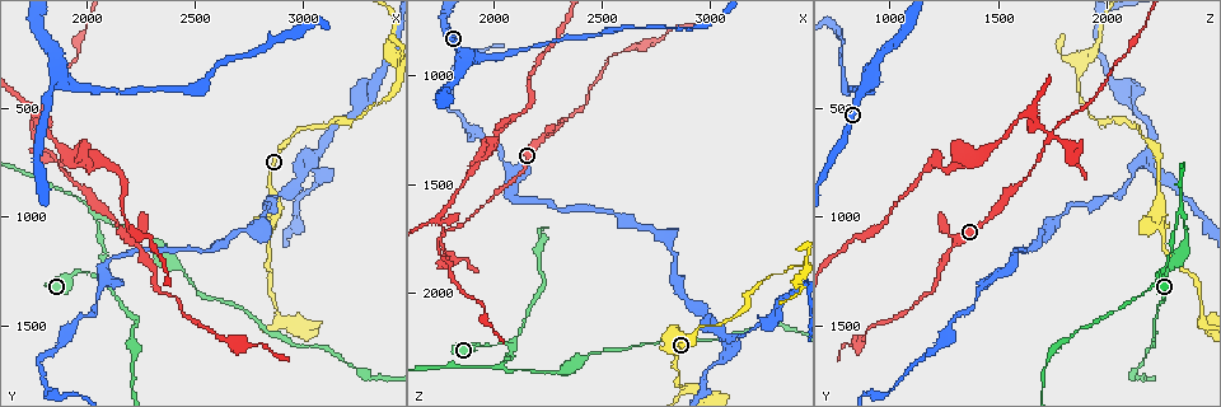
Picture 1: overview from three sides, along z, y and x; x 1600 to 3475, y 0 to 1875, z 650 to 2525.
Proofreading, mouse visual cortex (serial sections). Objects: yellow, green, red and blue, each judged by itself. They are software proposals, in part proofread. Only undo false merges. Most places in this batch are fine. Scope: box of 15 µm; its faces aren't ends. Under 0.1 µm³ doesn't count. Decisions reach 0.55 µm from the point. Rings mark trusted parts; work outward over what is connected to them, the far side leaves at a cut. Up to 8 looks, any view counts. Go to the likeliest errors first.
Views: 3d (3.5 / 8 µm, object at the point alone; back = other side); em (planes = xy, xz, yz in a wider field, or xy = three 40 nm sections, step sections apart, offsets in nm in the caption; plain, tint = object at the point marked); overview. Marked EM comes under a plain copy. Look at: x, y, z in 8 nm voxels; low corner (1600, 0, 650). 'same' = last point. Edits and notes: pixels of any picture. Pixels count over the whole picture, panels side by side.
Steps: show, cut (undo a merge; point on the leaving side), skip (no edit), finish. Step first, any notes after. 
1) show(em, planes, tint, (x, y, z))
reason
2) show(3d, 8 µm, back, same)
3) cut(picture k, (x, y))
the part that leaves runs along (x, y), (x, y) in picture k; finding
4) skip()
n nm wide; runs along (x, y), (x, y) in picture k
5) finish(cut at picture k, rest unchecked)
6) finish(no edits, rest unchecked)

show(3d, 3.5 µm, back, (1750, 640, 1730))
sharp bend

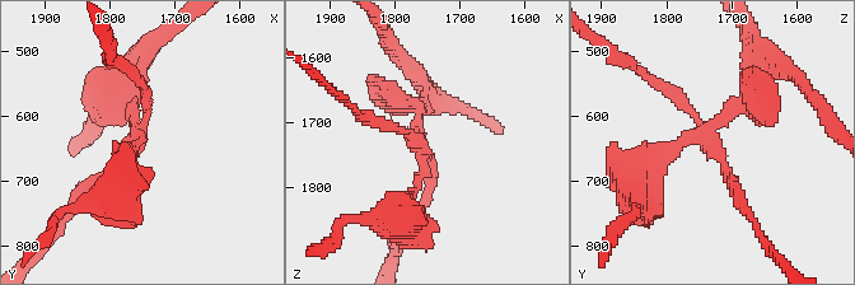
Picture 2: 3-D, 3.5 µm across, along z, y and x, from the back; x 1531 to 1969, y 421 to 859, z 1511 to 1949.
show(em, xy, step 5, tint, (1765, 640, 1735))
4 arms; arms of 150, 150, 150, 200 nm

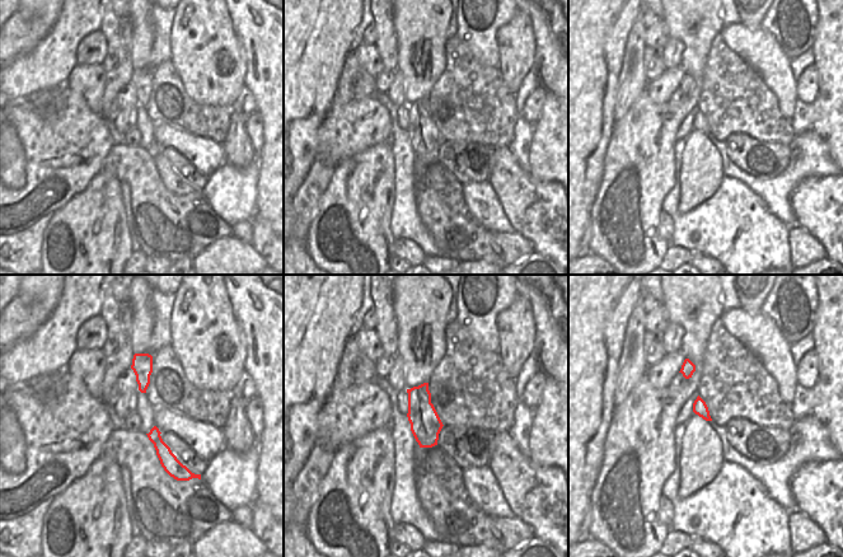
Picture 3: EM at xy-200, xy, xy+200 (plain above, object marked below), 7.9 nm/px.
show(em, xy, step 3, tint, same)

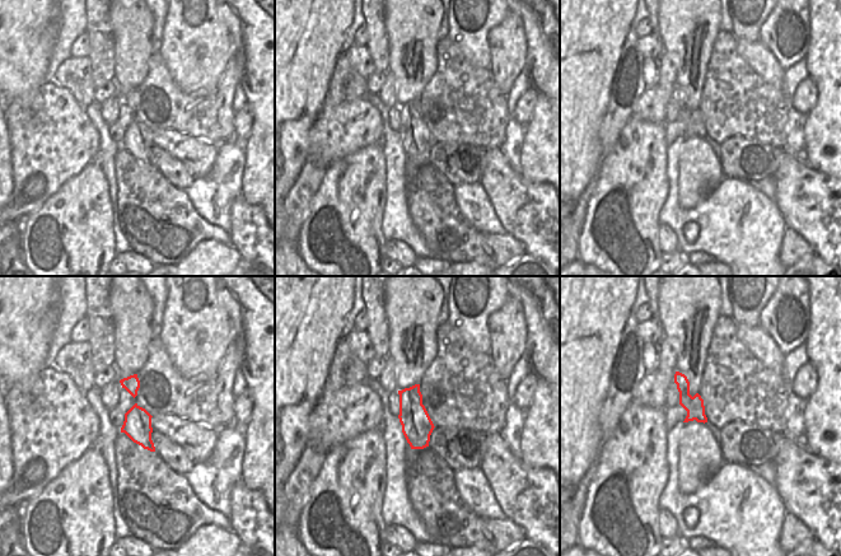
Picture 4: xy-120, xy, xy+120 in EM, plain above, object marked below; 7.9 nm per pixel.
cut(picture 2, (393, 108))
border along (409, 388), (412, 400), (421, 405) in picture 4; two cells meet here

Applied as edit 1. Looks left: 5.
show(3d, 3.5 µm, (2050, 1270, 2240))
thin neck

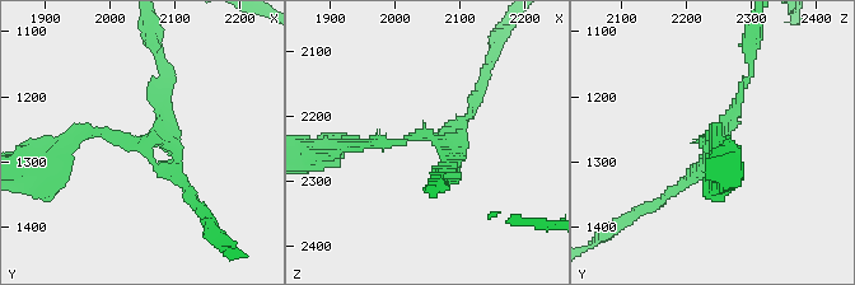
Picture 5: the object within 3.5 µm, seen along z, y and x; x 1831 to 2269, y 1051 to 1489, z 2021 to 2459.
show(em, xy, step 1, tint, (2055, 1275, 2230))
3 arms; arms of 150, 150, 150 nm

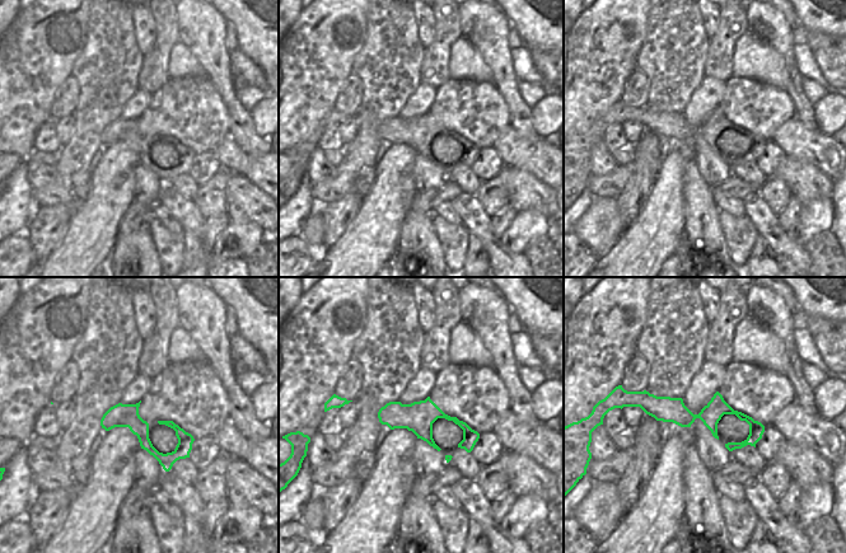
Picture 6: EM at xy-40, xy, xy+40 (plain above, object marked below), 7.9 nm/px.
skip()
one cell here

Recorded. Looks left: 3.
show(overview)
see it whole again

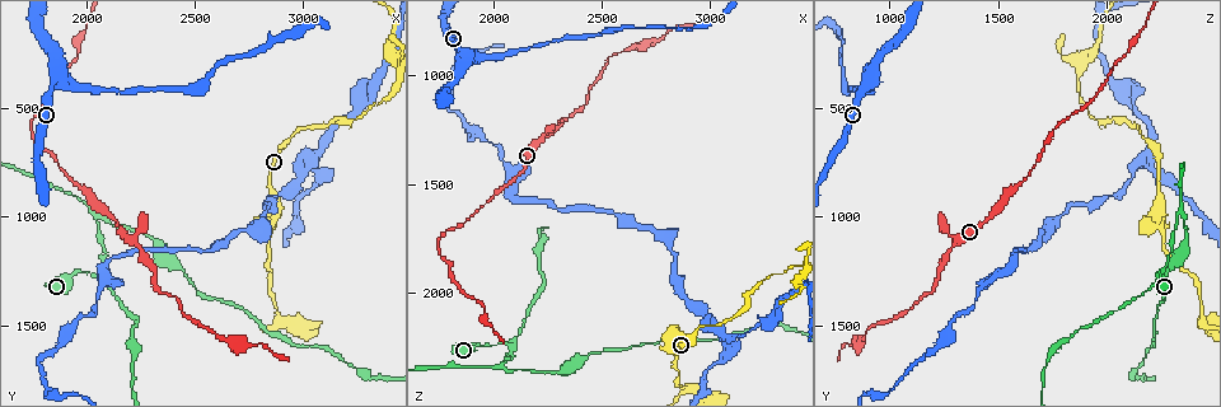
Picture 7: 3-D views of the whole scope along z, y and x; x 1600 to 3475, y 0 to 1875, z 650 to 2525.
show(3d, 3.5 µm, (2040, 980, 2330))
sharp bend

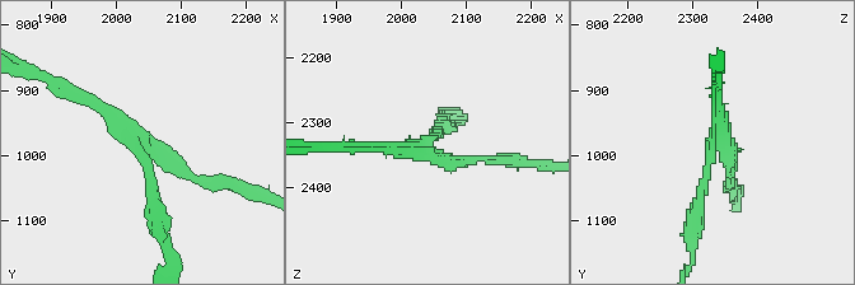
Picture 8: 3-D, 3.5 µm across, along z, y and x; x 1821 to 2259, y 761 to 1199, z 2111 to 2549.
show(em, xy, step 1, tint, (2030, 980, 2335))
3 arms; arms of 100, 100, 150 nm; need the tissue

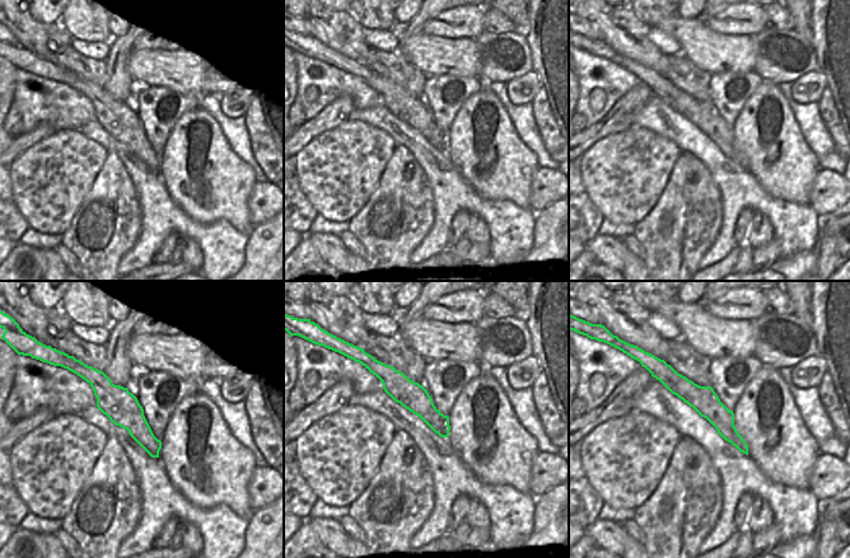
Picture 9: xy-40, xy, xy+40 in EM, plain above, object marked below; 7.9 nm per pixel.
skip()
runs along (158, 220), (139, 143), (209, 182) in picture 8; continuous, no second cell

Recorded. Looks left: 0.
finish(cut at picture 2, rest unchecked)

